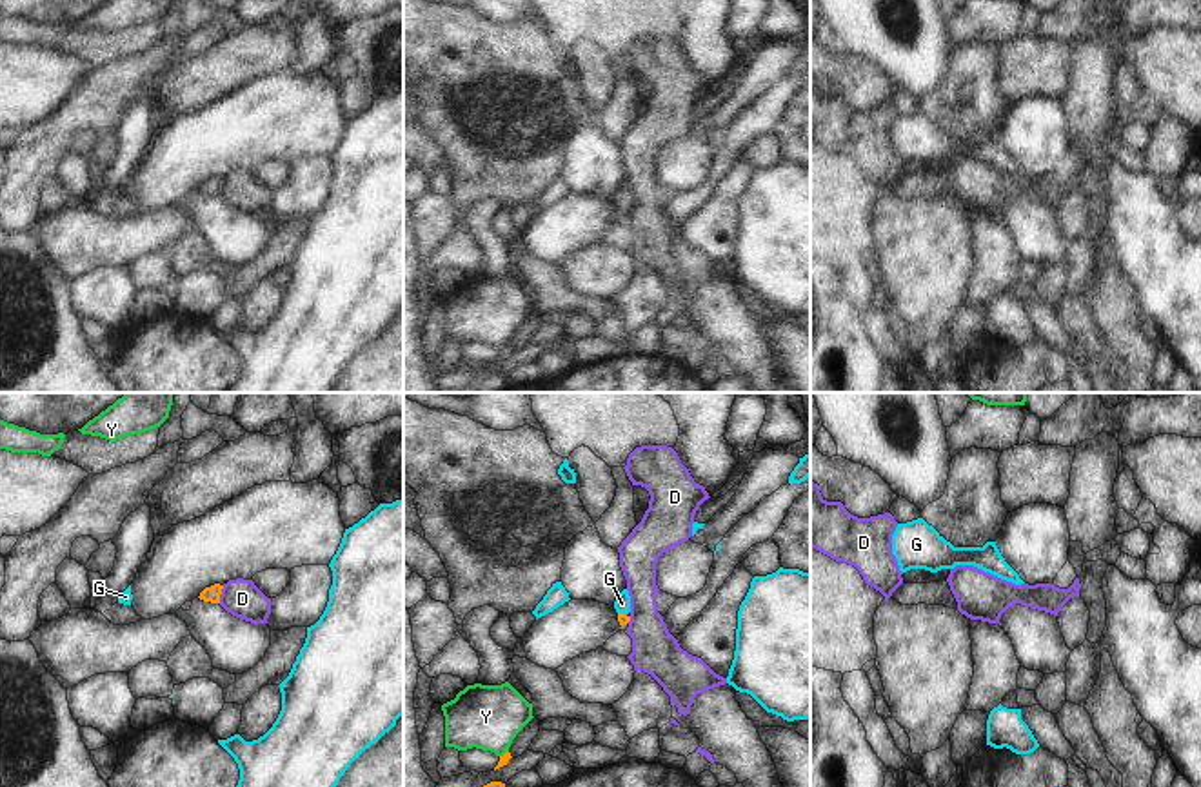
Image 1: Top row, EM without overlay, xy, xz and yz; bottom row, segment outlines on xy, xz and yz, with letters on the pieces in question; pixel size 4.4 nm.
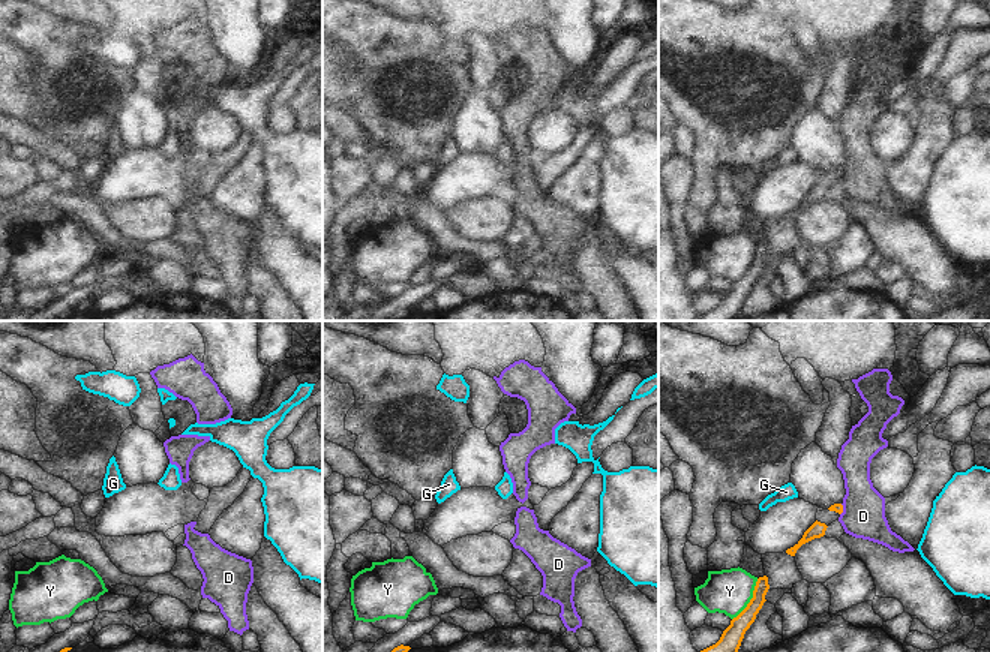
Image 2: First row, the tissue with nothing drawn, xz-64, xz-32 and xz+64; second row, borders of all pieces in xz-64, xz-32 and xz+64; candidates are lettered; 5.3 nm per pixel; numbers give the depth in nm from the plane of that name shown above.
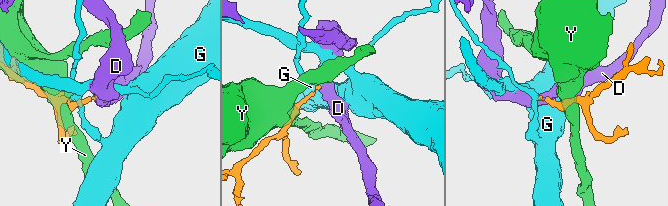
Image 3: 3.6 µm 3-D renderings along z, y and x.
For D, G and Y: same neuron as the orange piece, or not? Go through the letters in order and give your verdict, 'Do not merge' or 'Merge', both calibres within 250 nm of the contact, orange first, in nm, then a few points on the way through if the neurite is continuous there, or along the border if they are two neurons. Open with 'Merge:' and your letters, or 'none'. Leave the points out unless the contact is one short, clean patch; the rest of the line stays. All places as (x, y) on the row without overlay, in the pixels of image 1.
Merge: G
D: Do not merge. Thickness 70 nm (orange) against 170 nm. Boundary: xy (224, 179), (218, 195)
G: Merge. Thickness 50 nm (orange) against 70 nm. Path across: xz (622, 211), (622, 206), (622, 197)
Y: Do not merge. Thickness 40 nm (orange) against 280 nm. Boundary: xz (507, 342), (500, 349)

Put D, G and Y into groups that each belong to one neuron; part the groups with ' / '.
D / G / Y

